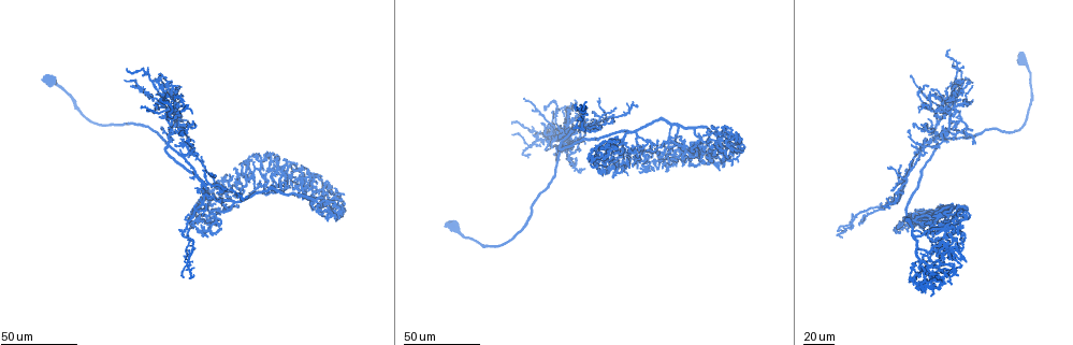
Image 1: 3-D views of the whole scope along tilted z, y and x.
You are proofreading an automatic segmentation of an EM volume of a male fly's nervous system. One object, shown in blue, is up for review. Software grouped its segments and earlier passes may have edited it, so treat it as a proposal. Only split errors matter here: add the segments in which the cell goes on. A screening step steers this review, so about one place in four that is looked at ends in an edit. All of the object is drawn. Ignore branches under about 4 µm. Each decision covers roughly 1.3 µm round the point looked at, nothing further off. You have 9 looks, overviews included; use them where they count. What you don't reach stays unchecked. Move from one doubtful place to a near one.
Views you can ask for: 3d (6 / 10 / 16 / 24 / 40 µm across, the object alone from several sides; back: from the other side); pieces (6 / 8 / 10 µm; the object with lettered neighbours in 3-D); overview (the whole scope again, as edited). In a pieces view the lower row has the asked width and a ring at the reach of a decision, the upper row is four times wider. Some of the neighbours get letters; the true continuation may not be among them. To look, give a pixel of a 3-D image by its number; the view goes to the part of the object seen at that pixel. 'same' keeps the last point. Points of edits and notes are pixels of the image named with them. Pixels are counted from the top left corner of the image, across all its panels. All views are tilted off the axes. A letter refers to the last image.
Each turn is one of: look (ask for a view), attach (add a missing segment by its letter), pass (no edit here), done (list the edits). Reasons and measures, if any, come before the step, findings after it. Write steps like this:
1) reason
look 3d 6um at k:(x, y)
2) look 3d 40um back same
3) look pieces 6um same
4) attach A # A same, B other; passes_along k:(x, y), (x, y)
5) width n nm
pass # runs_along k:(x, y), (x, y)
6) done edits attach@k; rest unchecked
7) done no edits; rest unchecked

branch stops here
look 3d 40um at 1:(914, 267)

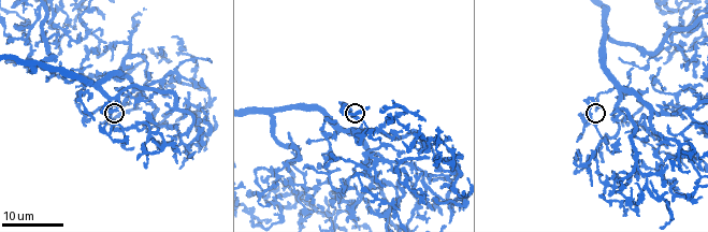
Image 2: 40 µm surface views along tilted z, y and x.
look pieces 6um at 2:(600, 108)

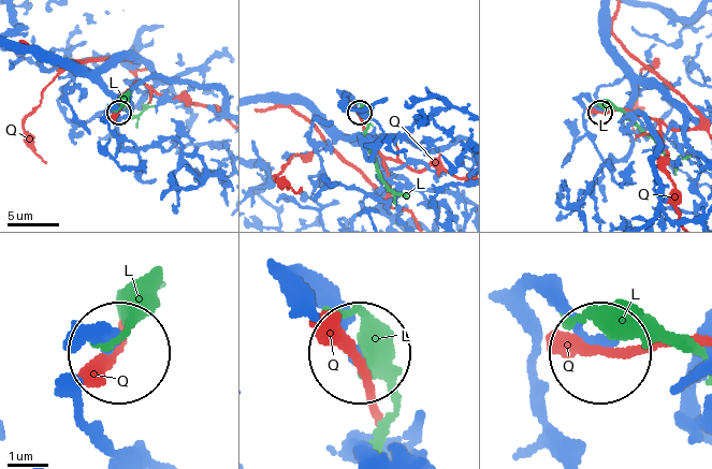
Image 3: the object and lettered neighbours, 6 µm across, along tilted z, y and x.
pass # L other, Q other; runs_along 3:(630, 101), (616, 161), (581, 99), (599, 111); none of them fits

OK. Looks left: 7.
branch stops here
look 3d 16um at 2:(680, 87)

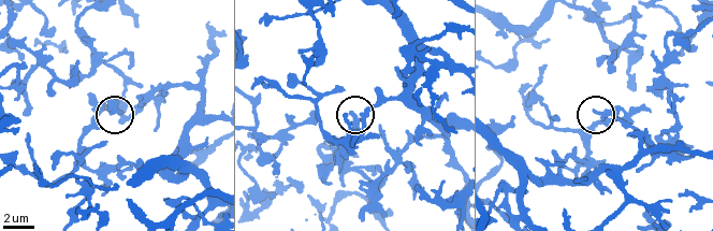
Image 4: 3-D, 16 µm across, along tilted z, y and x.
look pieces 6um at 4:(351, 112)

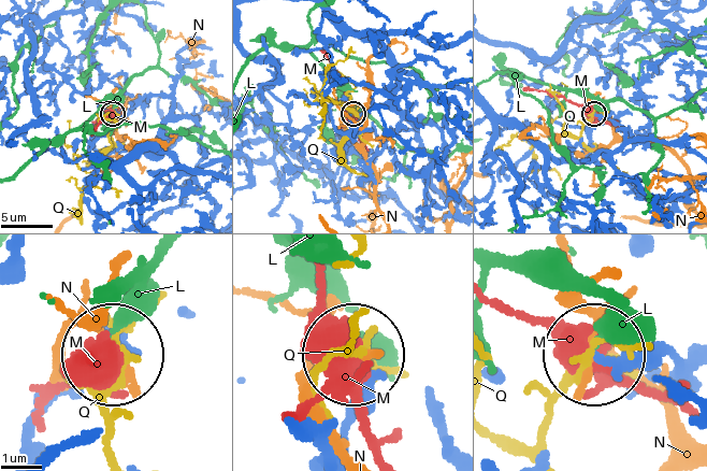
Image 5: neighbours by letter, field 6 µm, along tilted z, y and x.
pass # L other, M other, N other, Q other; none of them fits

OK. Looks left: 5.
branch stops here
look 3d 40um at 1:(256, 185)

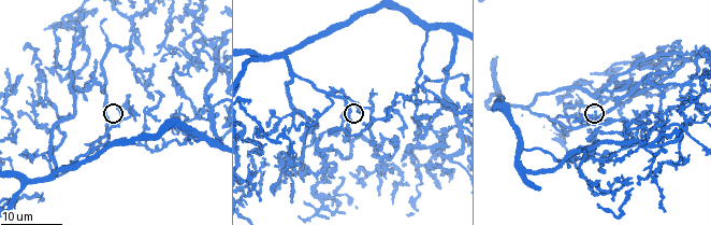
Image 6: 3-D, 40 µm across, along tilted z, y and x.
look pieces 8um at 6:(117, 111)

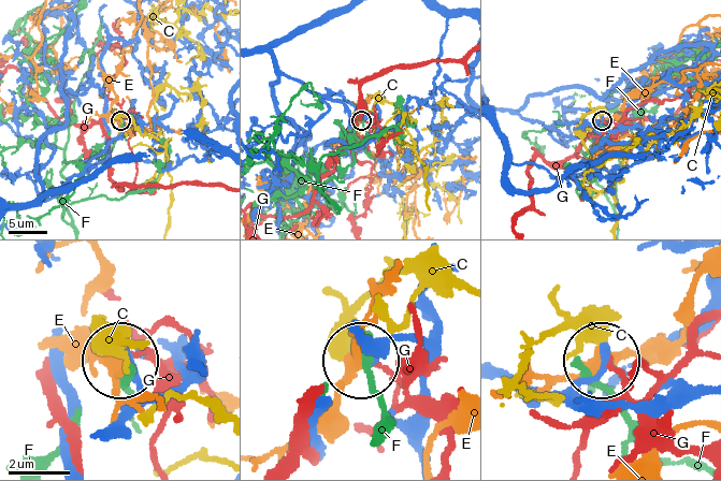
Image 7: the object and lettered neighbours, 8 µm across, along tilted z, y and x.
pass # C other, E other, F other, G other; none of them fits

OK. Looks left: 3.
an open end
look 3d 40um at 1:(214, 190)

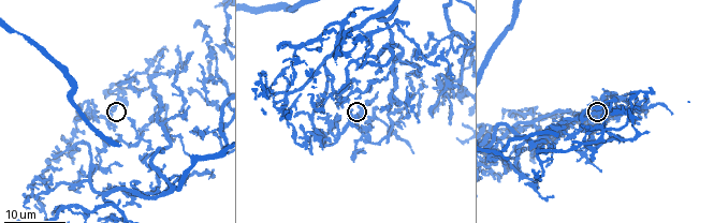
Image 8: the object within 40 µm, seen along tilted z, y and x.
look 3d 6um at 8:(352, 109)

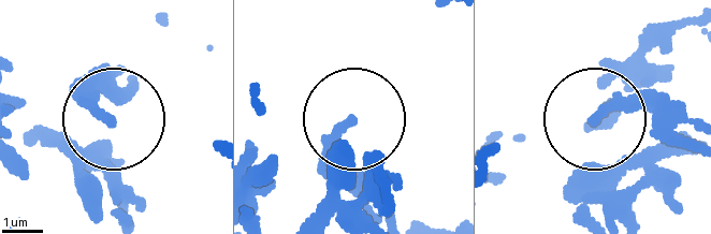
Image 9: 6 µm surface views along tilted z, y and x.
see the neighbours
look pieces 8um at 9:(349, 119)

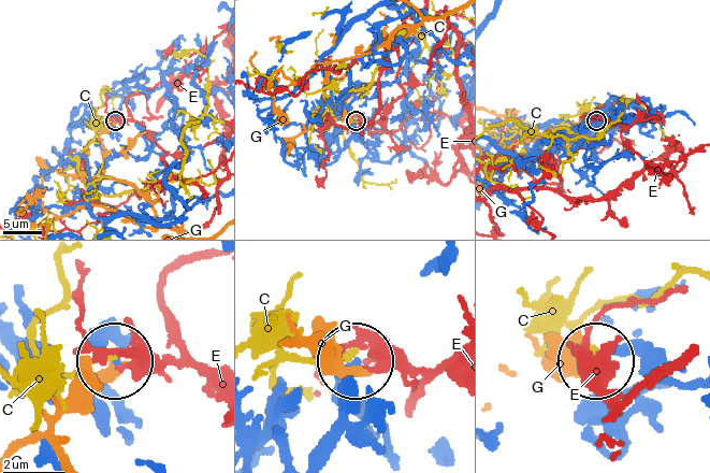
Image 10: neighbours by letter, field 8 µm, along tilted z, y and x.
pass # C other, E other, G other; no lettered segment goes on from it

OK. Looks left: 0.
done no edits; rest unchecked

